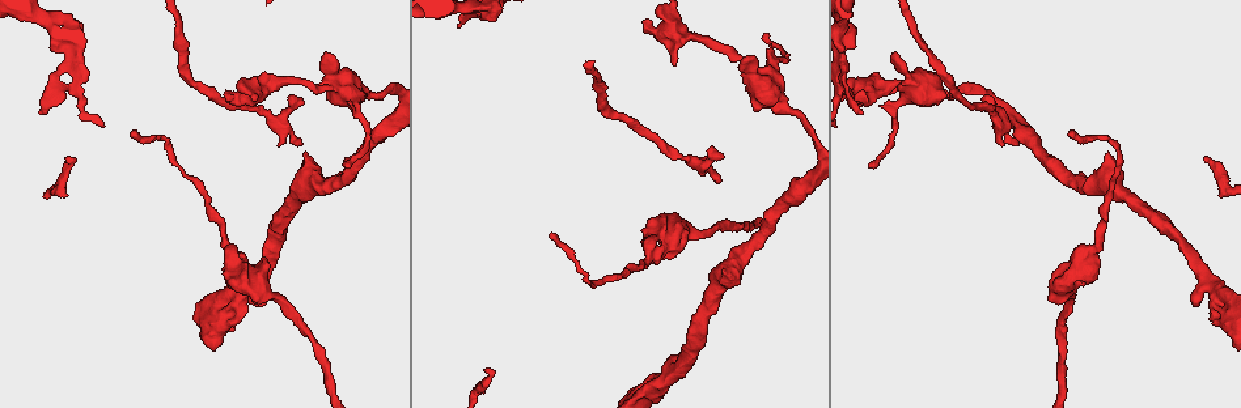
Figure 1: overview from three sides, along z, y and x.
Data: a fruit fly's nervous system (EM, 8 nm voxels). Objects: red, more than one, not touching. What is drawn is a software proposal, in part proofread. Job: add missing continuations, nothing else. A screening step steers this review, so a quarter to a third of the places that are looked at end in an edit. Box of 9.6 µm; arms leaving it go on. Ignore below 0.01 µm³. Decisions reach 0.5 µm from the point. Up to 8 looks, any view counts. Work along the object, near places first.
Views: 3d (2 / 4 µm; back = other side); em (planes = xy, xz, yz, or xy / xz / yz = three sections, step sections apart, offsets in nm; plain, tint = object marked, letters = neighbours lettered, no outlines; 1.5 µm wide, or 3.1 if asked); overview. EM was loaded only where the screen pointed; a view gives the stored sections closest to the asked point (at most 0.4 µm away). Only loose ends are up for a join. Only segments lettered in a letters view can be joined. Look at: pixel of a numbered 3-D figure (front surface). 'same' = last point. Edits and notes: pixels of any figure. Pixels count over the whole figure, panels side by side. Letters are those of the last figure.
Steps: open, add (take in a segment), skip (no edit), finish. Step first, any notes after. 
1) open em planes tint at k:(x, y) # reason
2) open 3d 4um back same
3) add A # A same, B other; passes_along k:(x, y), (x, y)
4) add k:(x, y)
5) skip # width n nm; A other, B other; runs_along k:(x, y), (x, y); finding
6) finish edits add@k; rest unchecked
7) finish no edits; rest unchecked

open 3d 4um at 1:(713, 148) # free end

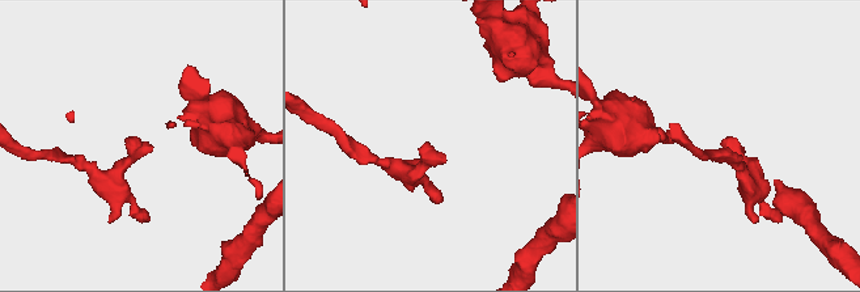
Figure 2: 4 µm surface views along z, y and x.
open em planes letters at 2:(132, 144)

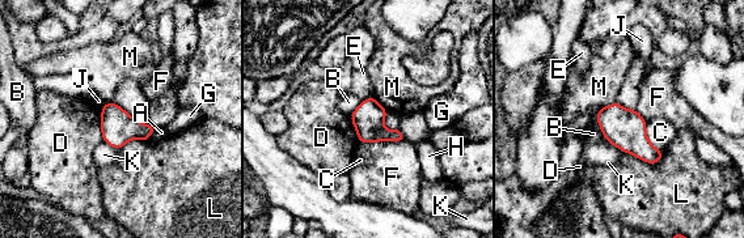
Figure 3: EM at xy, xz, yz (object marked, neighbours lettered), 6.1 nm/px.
skip # longest_contact F 280 nm; A other, B other, C other, D other, E other, F other, G other, H other, J other, K other, L other, M other; border 3:(101, 107), (101, 136), (105, 140); none of them fits

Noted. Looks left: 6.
open 3d 4um at 1:(674, 64) # an open end

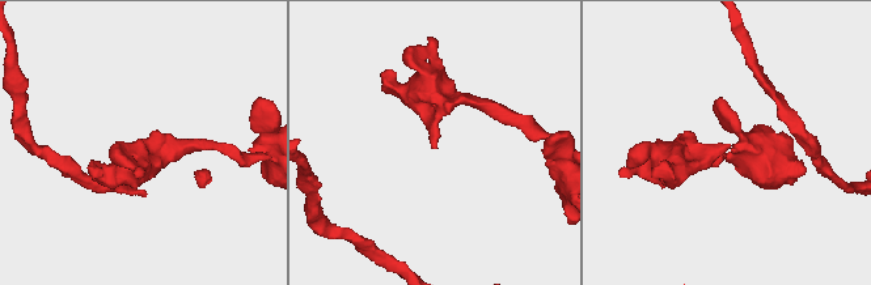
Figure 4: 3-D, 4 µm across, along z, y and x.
open em xy step 8 tint at 4:(730, 146) # shape alone is not enough

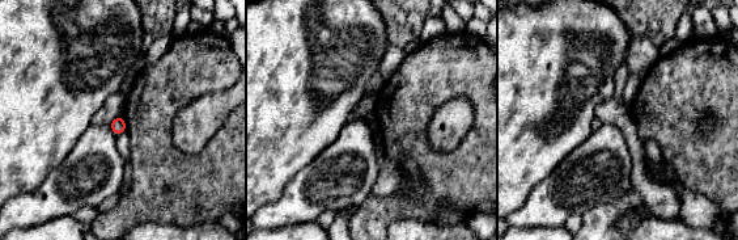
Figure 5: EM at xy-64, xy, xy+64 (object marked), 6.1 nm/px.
open em planes letters same

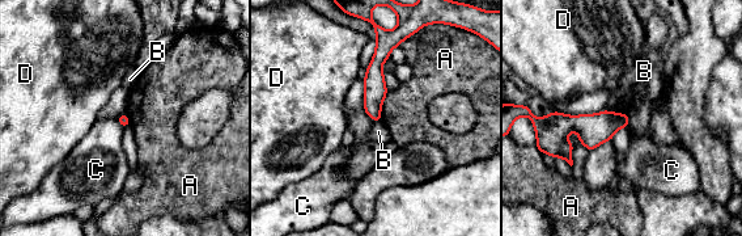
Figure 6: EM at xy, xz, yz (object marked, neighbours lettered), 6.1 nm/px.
skip # A other, B other, C other, D other; runs_along 6:(382, 41), (374, 66), (377, 118); no lettered segment goes on from it

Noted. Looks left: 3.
open 3d 4um at 1:(551, 237) # end of a long branch

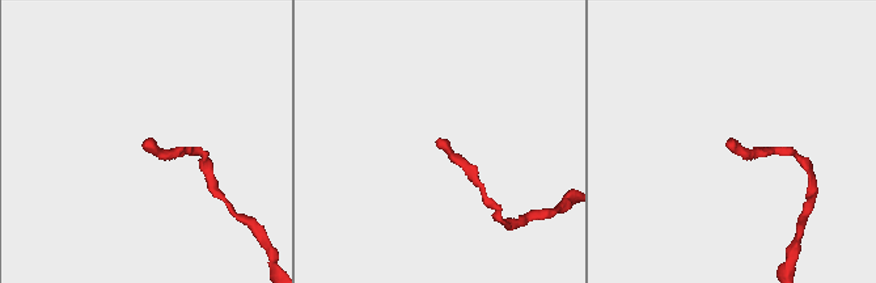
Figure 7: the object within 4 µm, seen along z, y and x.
open em planes letters at 7:(733, 140) # need the tissue

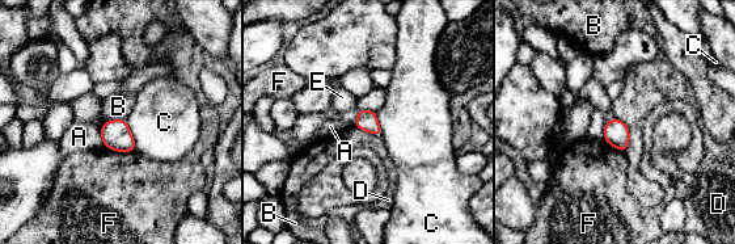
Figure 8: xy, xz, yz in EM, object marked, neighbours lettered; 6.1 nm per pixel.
skip # A other, B other, C other, D other, E other, F other; none of them fits

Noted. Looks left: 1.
finish no edits; rest unchecked

